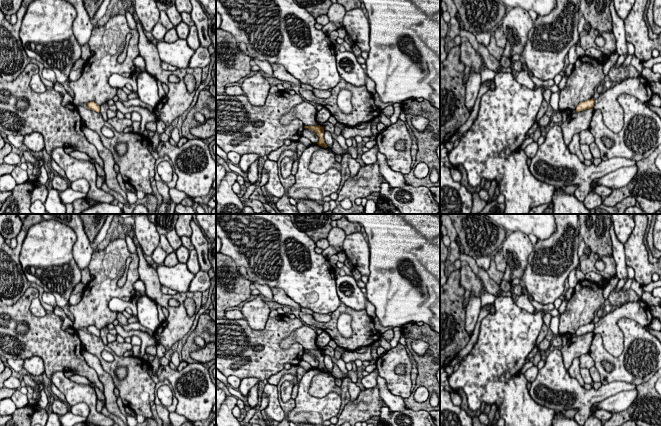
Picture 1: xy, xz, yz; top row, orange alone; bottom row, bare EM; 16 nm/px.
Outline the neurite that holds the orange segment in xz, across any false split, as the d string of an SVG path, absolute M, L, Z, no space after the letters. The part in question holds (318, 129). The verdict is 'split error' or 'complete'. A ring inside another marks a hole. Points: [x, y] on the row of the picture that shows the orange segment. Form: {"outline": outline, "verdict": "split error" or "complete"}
{"outline": "M317 125L317 126L304 126L304 128L308 128L308 129L311 129L313 130L319 137L319 141L318 141L318 145L319 146L322 146L324 148L327 148L327 144L325 143L325 140L324 140L324 129L322 126L320 125Z", "verdict": "complete"}

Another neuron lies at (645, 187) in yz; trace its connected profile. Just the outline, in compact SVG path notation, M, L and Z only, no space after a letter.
M661 144L649 157L637 161L638 172L632 181L621 188L614 189L602 204L608 207L616 205L627 197L634 197L645 214L656 214L661 208L661 171L655 165L655 159L661 153Z

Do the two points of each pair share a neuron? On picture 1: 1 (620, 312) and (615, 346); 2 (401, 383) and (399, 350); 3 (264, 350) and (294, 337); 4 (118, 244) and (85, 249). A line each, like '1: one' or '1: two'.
1: one
2: one
3: two
4: two

